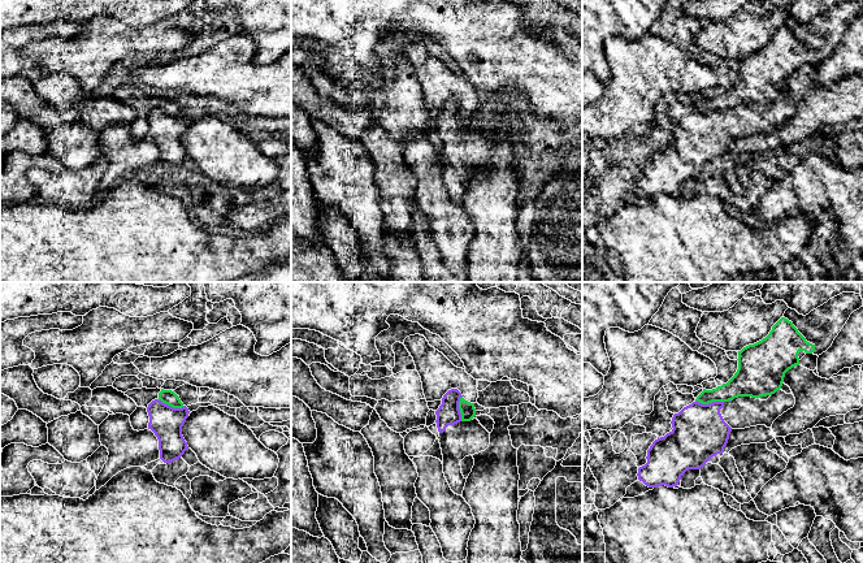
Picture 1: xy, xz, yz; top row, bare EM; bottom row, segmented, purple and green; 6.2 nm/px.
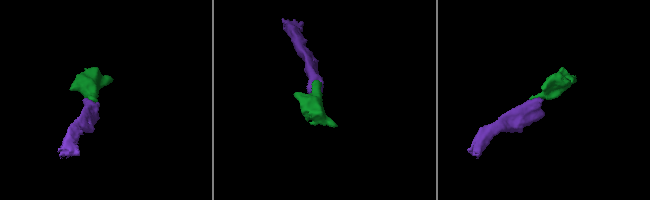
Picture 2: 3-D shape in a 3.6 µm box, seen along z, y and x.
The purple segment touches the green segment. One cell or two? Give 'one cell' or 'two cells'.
two cells

